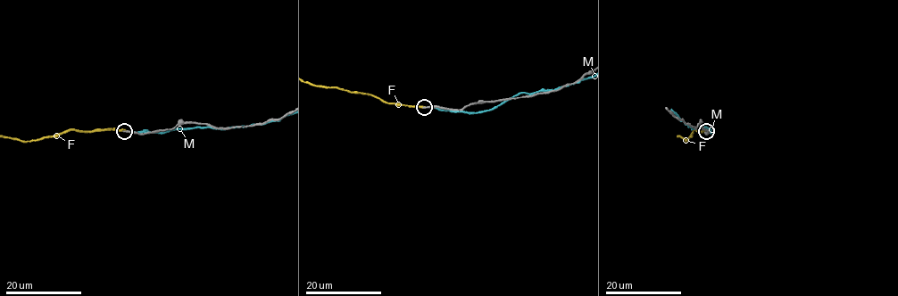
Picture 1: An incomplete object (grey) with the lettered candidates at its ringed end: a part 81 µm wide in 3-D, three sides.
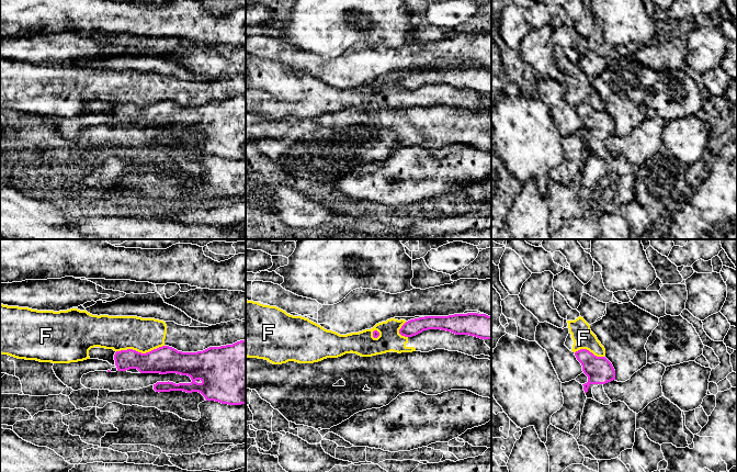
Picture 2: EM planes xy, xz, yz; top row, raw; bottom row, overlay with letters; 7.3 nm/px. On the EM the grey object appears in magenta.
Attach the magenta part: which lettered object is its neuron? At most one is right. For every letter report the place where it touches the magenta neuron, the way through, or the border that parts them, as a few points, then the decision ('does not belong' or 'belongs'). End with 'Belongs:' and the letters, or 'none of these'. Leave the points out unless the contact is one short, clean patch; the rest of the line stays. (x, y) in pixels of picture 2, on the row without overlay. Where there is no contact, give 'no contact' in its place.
F: xy (139, 107) | does not belong
M: no contact | does not belong
Belongs: none of these

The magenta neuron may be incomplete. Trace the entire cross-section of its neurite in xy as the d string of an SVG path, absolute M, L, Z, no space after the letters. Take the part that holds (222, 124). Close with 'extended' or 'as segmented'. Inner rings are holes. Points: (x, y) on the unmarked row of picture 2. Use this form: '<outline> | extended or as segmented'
M246 94L220 101L209 101L197 106L182 106L177 103L162 100L149 106L141 108L133 103L116 105L115 119L99 113L87 113L70 117L54 117L53 124L56 131L73 145L83 143L81 132L83 128L94 125L111 126L113 122L117 125L137 123L140 127L177 127L191 132L191 137L157 136L154 138L156 146L183 145L186 147L199 146L206 155L215 155L228 159L246 158Z | extended

